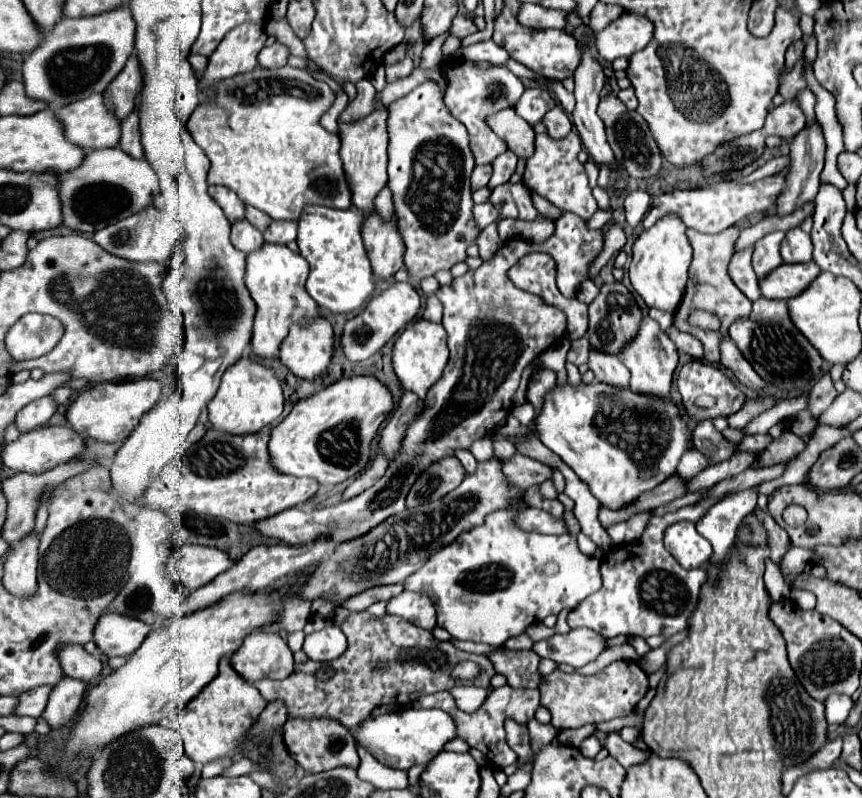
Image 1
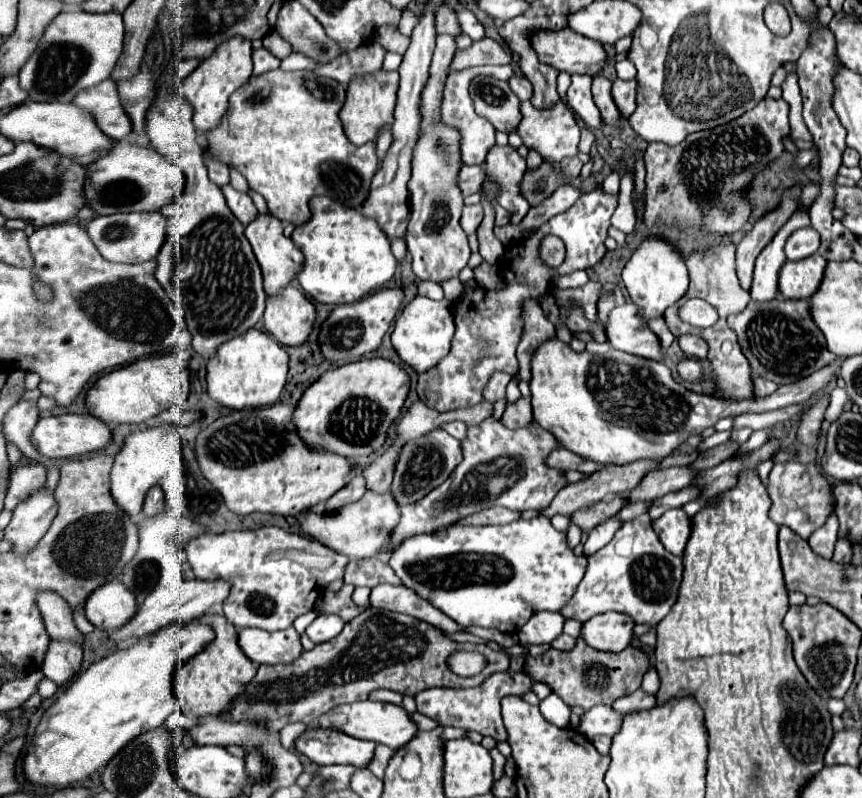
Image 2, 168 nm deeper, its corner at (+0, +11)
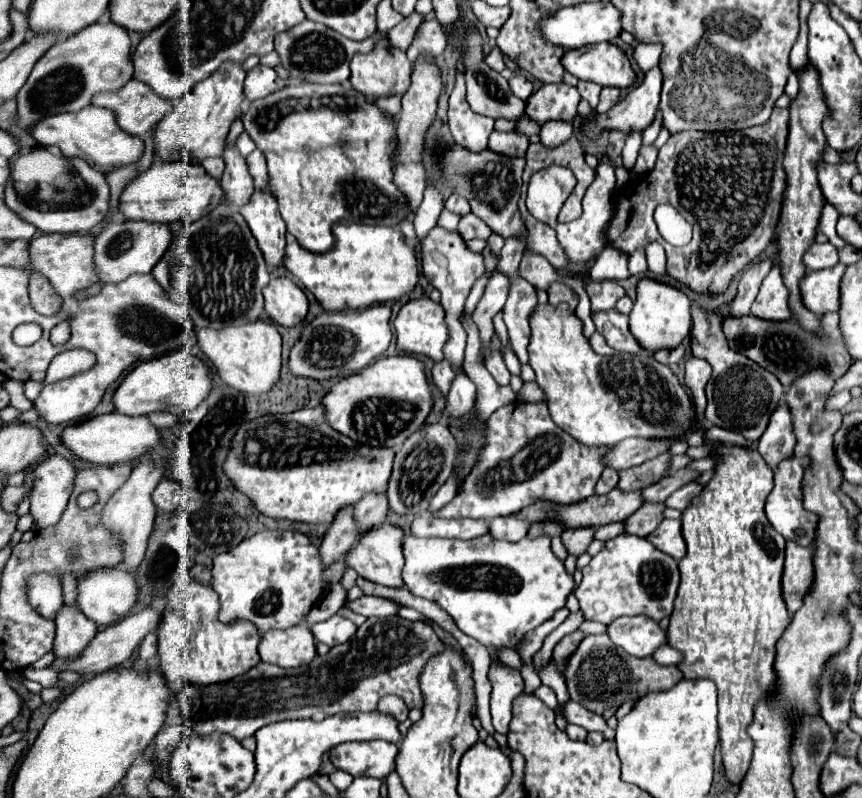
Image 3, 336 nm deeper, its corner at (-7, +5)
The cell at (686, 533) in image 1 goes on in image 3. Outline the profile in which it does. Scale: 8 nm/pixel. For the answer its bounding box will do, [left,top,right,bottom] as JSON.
[648,520,686,560]

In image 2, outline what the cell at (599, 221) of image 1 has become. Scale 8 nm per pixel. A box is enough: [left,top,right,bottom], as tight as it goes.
[603,170,621,194]

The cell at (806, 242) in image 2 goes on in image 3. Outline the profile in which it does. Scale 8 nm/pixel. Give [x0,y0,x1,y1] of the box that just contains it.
[804,242,838,270]

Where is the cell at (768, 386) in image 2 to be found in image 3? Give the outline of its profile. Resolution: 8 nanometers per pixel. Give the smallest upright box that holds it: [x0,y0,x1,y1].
[758,404,796,470]

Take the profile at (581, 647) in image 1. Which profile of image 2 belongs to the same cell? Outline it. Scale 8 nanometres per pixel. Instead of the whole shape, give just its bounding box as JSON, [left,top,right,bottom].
[581,612,635,652]

